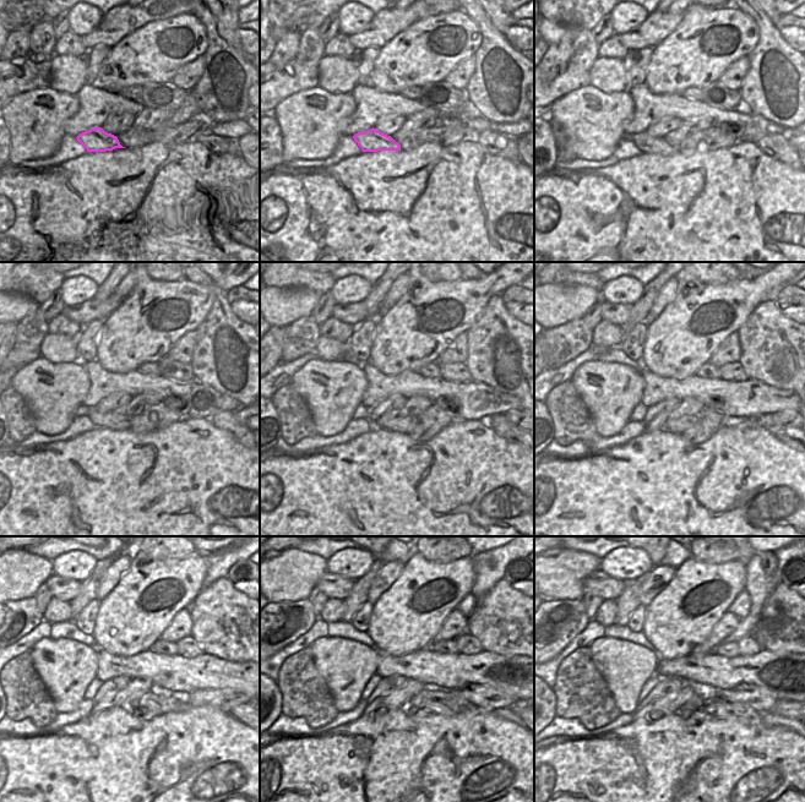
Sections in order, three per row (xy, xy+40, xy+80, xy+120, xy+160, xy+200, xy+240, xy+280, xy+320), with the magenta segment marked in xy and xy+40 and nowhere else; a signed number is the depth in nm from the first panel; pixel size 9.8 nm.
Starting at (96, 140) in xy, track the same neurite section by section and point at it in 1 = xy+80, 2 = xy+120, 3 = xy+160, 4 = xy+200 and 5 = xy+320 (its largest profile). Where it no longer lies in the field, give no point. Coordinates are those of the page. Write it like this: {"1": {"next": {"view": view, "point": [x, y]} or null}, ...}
{"1": {"next": {"view": "xy+80", "point": [646, 143]}}, "2": {"next": {"view": "xy+120", "point": [114, 421]}}, "3": {"next": {"view": "xy+160", "point": [403, 425]}}, "4": {"next": {"view": "xy+200", "point": [679, 426]}}, "5": {"next": {"view": "xy+320", "point": [718, 708]}}}

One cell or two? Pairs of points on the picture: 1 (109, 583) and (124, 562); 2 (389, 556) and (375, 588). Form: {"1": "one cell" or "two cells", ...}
{"1": "one cell", "2": "two cells"}

